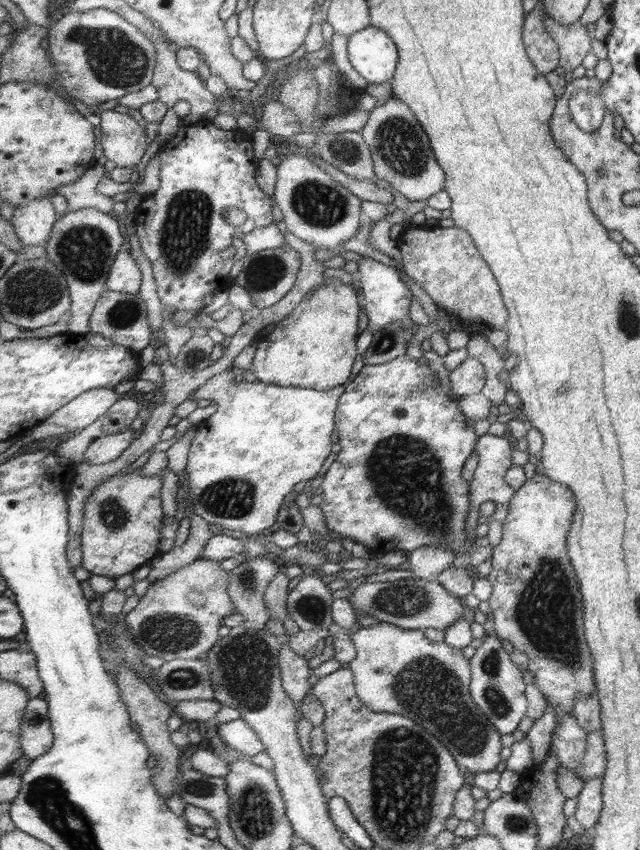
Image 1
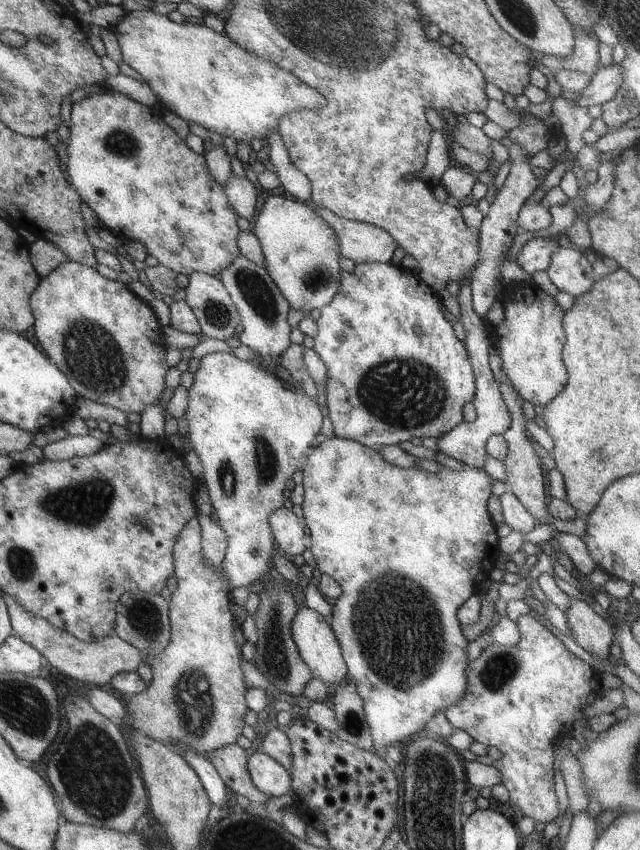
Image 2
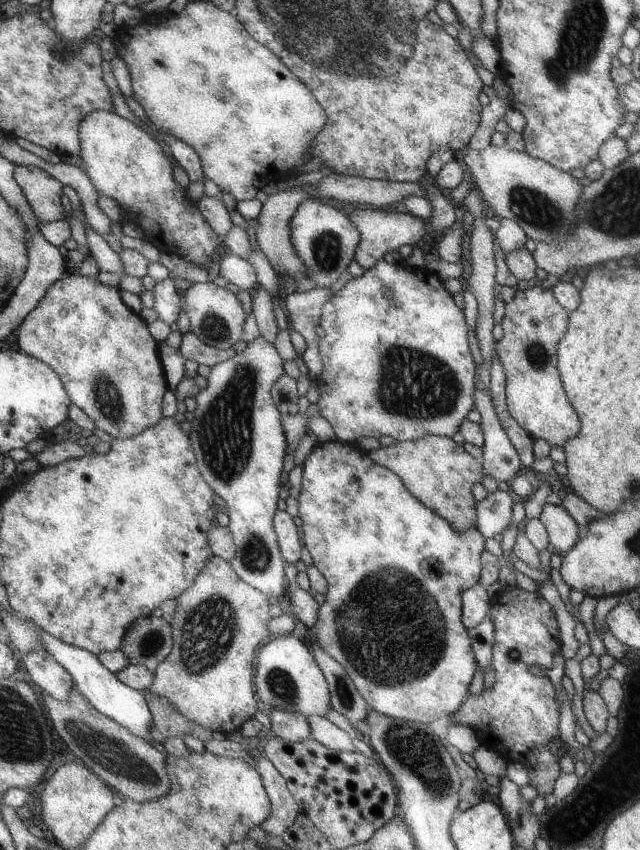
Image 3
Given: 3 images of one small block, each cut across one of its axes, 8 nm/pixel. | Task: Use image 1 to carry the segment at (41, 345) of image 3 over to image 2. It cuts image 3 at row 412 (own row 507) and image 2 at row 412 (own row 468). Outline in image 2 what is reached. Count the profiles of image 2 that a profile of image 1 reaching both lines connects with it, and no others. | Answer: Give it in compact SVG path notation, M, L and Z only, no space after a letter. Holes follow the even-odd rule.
M71 259L43 278L39 290L32 298L32 307L37 317L35 327L38 340L71 379L79 397L120 408L124 412L142 413L148 404L156 404L162 392L165 392L164 376L168 366L160 324L154 312L127 290L124 282L110 280L94 266Z

